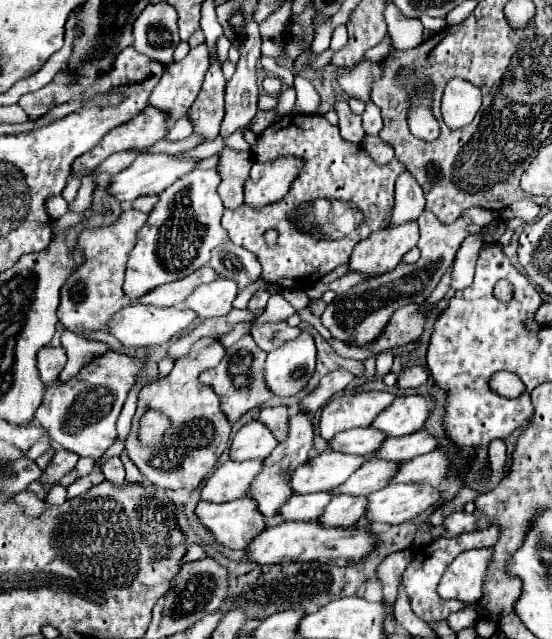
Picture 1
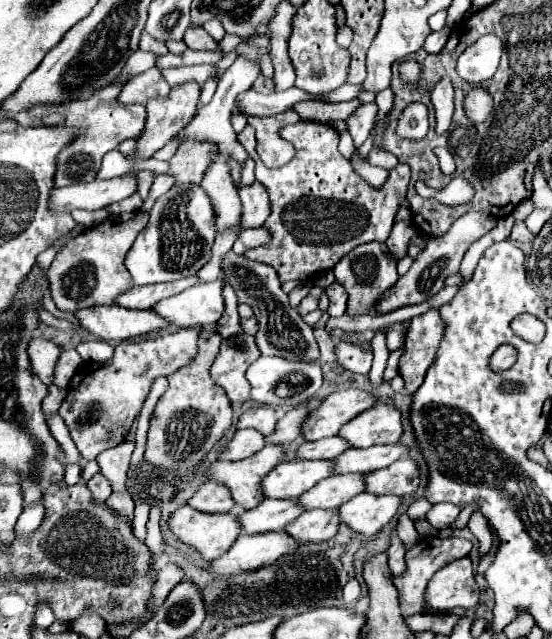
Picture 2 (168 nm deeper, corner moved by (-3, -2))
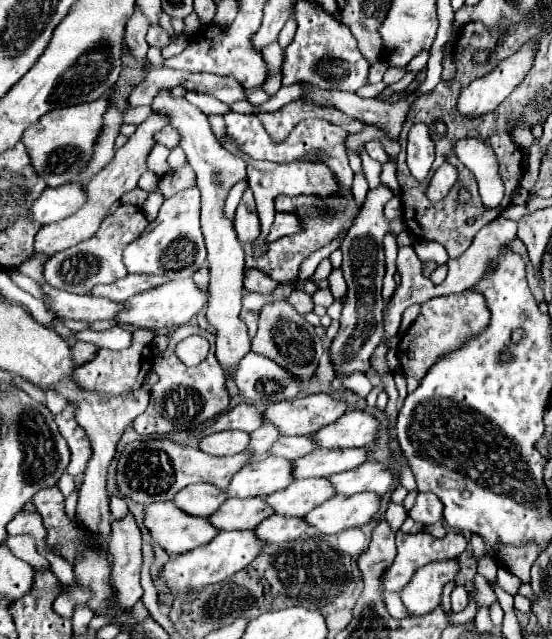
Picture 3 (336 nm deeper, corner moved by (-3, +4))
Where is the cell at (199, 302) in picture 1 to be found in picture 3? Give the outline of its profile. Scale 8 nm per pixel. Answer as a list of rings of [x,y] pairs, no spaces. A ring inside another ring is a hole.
[[[180,279],[180,281],[168,281],[164,285],[158,285],[154,289],[148,289],[146,293],[138,293],[136,297],[130,297],[124,305],[126,309],[118,313],[118,323],[132,325],[138,329],[152,329],[152,331],[164,331],[164,329],[176,329],[180,325],[186,325],[204,305],[208,297],[202,293],[192,279]]]

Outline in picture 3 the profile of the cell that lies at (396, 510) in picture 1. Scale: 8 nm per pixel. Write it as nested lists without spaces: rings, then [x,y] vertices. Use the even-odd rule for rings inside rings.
[[[356,493],[352,497],[334,495],[304,515],[304,521],[324,535],[334,535],[350,527],[366,525],[378,511],[380,501],[374,493]]]

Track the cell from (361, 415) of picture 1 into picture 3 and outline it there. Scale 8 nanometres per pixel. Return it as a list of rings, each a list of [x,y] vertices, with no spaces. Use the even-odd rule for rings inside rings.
[[[306,395],[306,397],[296,397],[296,399],[288,399],[288,401],[276,401],[276,403],[266,403],[262,409],[262,417],[264,421],[272,423],[280,435],[312,435],[318,429],[330,425],[332,421],[336,421],[338,417],[342,417],[346,413],[346,403],[344,401],[336,401],[332,399],[332,395]]]

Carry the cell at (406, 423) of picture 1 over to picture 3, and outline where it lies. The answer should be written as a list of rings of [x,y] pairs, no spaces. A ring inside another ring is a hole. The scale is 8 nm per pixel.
[[[348,411],[334,423],[316,431],[310,439],[318,449],[346,449],[346,447],[366,447],[374,441],[378,421],[364,411]]]

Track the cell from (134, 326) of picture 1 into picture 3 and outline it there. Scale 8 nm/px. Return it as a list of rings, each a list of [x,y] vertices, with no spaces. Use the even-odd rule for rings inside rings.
[[[42,285],[44,297],[48,297],[48,309],[58,319],[74,319],[74,321],[102,321],[116,319],[116,313],[124,309],[122,303],[112,303],[108,299],[98,299],[92,295],[72,295],[68,291],[54,289],[52,285]]]

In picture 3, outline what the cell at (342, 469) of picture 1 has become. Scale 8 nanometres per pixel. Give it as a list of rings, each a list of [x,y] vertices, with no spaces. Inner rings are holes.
[[[266,457],[264,461],[254,459],[234,473],[226,495],[240,499],[266,497],[268,493],[280,491],[292,483],[290,471],[292,463],[280,457]]]

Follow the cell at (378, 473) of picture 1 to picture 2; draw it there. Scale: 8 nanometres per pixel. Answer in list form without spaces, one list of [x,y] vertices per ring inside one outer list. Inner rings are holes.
[[[348,473],[348,475],[332,475],[332,479],[324,479],[308,495],[302,495],[298,501],[302,507],[310,509],[328,509],[328,507],[340,507],[348,499],[352,499],[358,493],[364,493],[364,473]]]

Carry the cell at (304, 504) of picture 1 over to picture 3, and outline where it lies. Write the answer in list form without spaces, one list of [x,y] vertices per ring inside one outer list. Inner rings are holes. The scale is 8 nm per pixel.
[[[232,497],[226,499],[216,513],[210,515],[210,523],[220,531],[224,529],[242,531],[242,529],[256,529],[256,525],[270,515],[272,509],[264,505],[262,497],[250,497],[248,501],[240,501],[238,497]]]

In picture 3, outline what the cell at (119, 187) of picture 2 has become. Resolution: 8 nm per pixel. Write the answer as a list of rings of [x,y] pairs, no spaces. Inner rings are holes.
[[[60,185],[60,187],[46,187],[40,197],[30,207],[30,221],[48,225],[62,221],[64,217],[70,217],[80,203],[84,203],[82,185]]]

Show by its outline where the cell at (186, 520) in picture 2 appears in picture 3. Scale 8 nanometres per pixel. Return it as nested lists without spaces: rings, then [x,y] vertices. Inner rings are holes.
[[[172,501],[146,505],[144,525],[152,541],[174,555],[196,549],[196,545],[206,545],[210,537],[216,537],[218,533],[218,529],[208,525],[208,517],[186,517],[186,513],[180,513]]]

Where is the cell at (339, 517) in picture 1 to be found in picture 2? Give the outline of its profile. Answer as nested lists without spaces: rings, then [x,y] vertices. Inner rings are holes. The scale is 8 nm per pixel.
[[[312,509],[300,515],[300,519],[296,519],[296,523],[290,523],[284,531],[292,533],[292,537],[302,543],[318,543],[332,539],[332,535],[338,533],[338,527],[338,509]]]

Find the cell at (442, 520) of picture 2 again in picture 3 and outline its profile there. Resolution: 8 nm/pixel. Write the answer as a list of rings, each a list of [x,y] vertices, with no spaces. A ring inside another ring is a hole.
[[[418,493],[414,507],[408,511],[408,515],[422,523],[422,525],[432,525],[442,519],[442,505],[440,499],[434,493]]]

